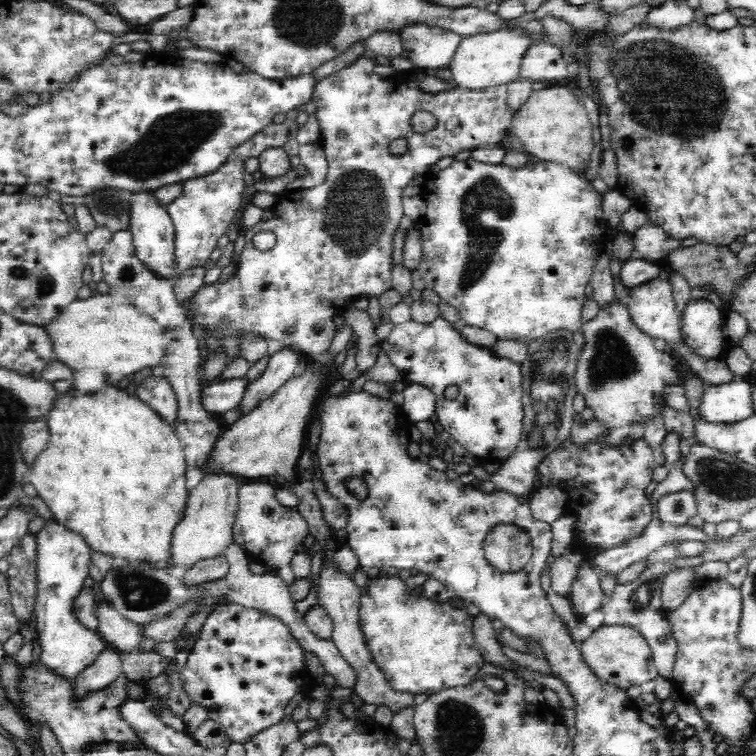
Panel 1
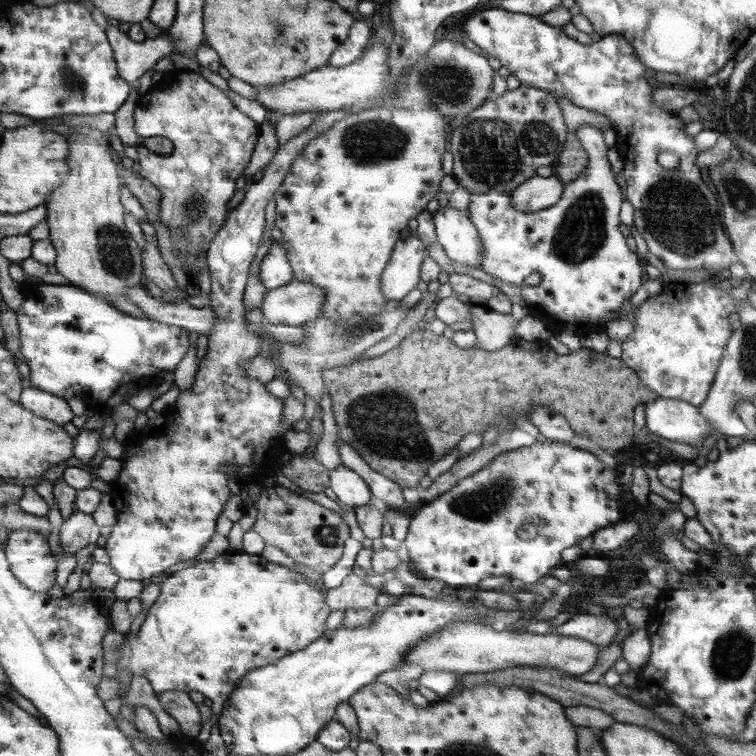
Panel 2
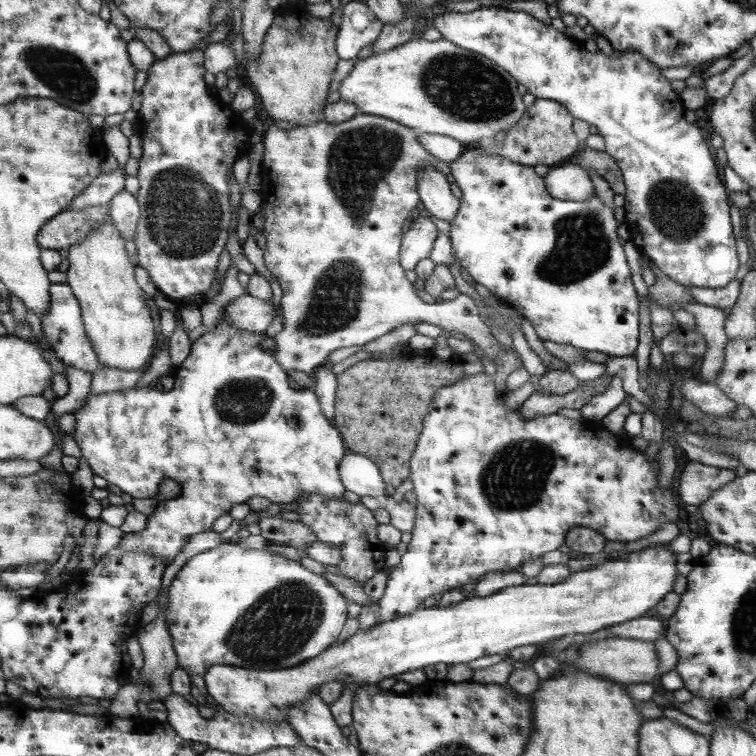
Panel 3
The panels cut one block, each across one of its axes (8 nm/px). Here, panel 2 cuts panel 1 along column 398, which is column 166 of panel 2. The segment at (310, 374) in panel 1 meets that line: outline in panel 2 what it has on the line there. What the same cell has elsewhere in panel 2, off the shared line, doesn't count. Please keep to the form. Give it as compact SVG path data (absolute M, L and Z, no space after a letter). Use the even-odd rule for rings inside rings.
M161 692L157 695L161 708L179 725L182 736L196 737L201 730L201 718L197 706L186 692Z

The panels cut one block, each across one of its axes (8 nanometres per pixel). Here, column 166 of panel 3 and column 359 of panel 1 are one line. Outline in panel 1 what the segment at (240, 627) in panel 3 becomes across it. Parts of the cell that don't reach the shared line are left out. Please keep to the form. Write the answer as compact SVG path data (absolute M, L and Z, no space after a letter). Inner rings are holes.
M381 570L374 579L369 578L368 586L360 595L359 622L364 634L367 650L372 661L382 671L390 687L398 692L433 695L442 689L467 685L475 679L485 664L484 657L474 639L474 620L466 609L457 603L436 602L424 594L415 596L407 588L406 580L400 575L388 576Z

